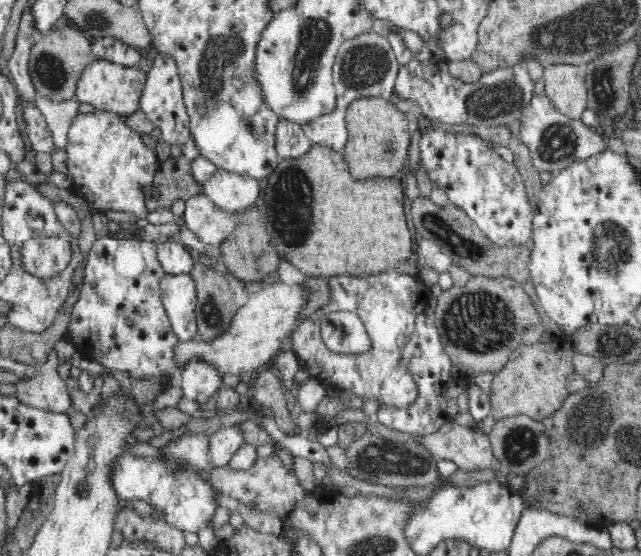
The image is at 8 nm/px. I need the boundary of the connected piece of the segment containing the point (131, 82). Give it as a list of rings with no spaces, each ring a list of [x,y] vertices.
[[[94,60],[82,70],[76,96],[82,103],[90,103],[96,109],[108,110],[125,117],[140,108],[140,98],[146,86],[147,73],[138,66],[122,66],[118,63]]]

